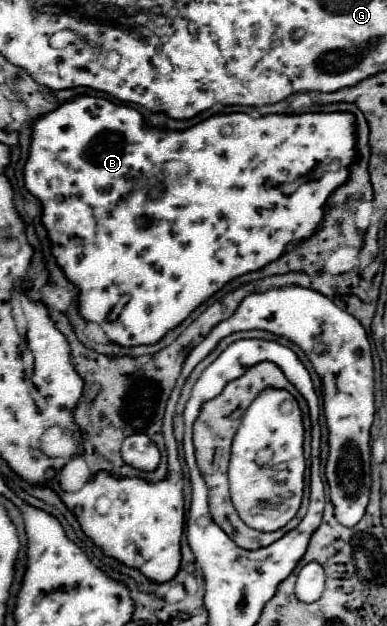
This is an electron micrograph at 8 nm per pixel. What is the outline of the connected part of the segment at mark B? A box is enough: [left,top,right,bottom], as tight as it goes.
[24,96,356,346]

